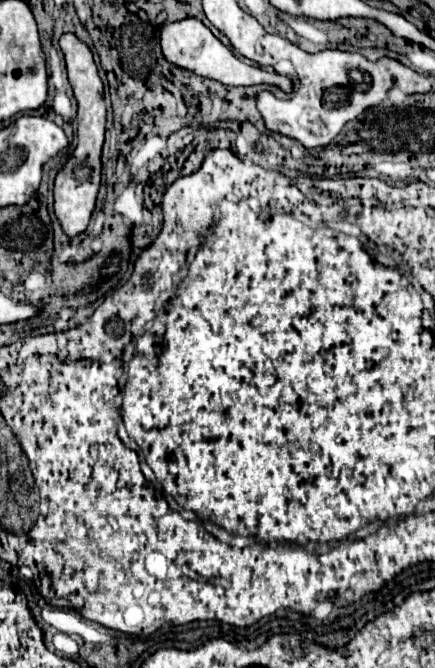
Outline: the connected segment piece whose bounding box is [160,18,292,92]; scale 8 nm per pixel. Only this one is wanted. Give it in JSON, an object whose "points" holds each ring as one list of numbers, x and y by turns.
{"points":[[186,18,178,22,168,22,162,26,162,54,168,62,186,68,198,76,222,82,226,86,252,86,252,84,272,84,282,88,284,92,292,92,292,82,286,76,280,76,276,72,260,70,258,66,250,66,234,56,230,48,226,48,212,32,196,18]]}

